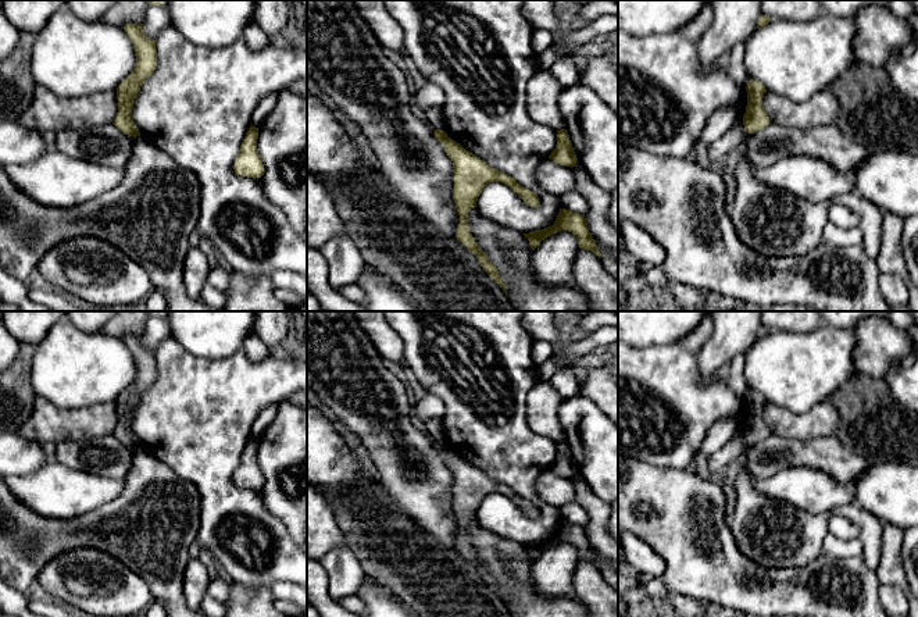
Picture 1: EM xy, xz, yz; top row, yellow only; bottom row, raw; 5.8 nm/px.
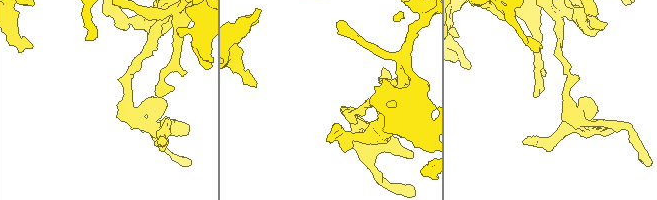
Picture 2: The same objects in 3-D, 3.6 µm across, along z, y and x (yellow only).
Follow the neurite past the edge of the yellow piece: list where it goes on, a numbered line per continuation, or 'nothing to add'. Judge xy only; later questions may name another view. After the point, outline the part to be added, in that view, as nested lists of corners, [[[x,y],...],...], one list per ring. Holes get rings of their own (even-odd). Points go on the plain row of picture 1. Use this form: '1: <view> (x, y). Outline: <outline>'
nothing to add

